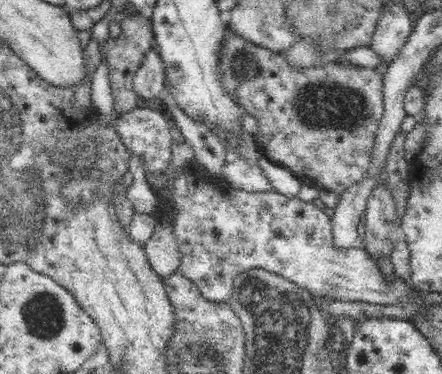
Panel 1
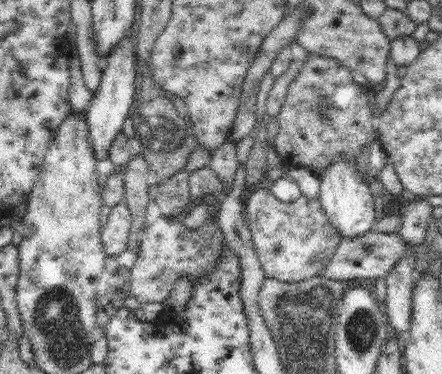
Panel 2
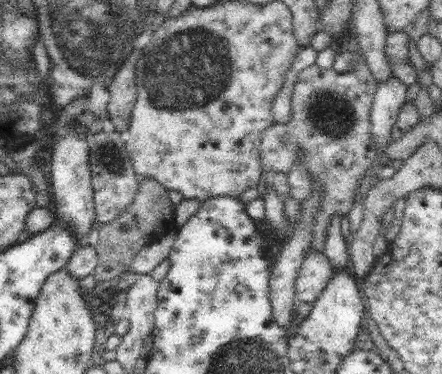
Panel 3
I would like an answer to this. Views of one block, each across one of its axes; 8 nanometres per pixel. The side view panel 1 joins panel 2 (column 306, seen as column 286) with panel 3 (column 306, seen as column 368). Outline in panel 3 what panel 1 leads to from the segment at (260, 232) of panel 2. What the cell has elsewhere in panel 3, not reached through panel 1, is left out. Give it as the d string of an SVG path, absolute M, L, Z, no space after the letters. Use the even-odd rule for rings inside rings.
M311 250L303 258L303 264L297 272L295 298L301 302L307 302L307 304L317 302L319 294L325 290L327 282L331 280L331 274L333 274L333 268L327 262L325 254Z

